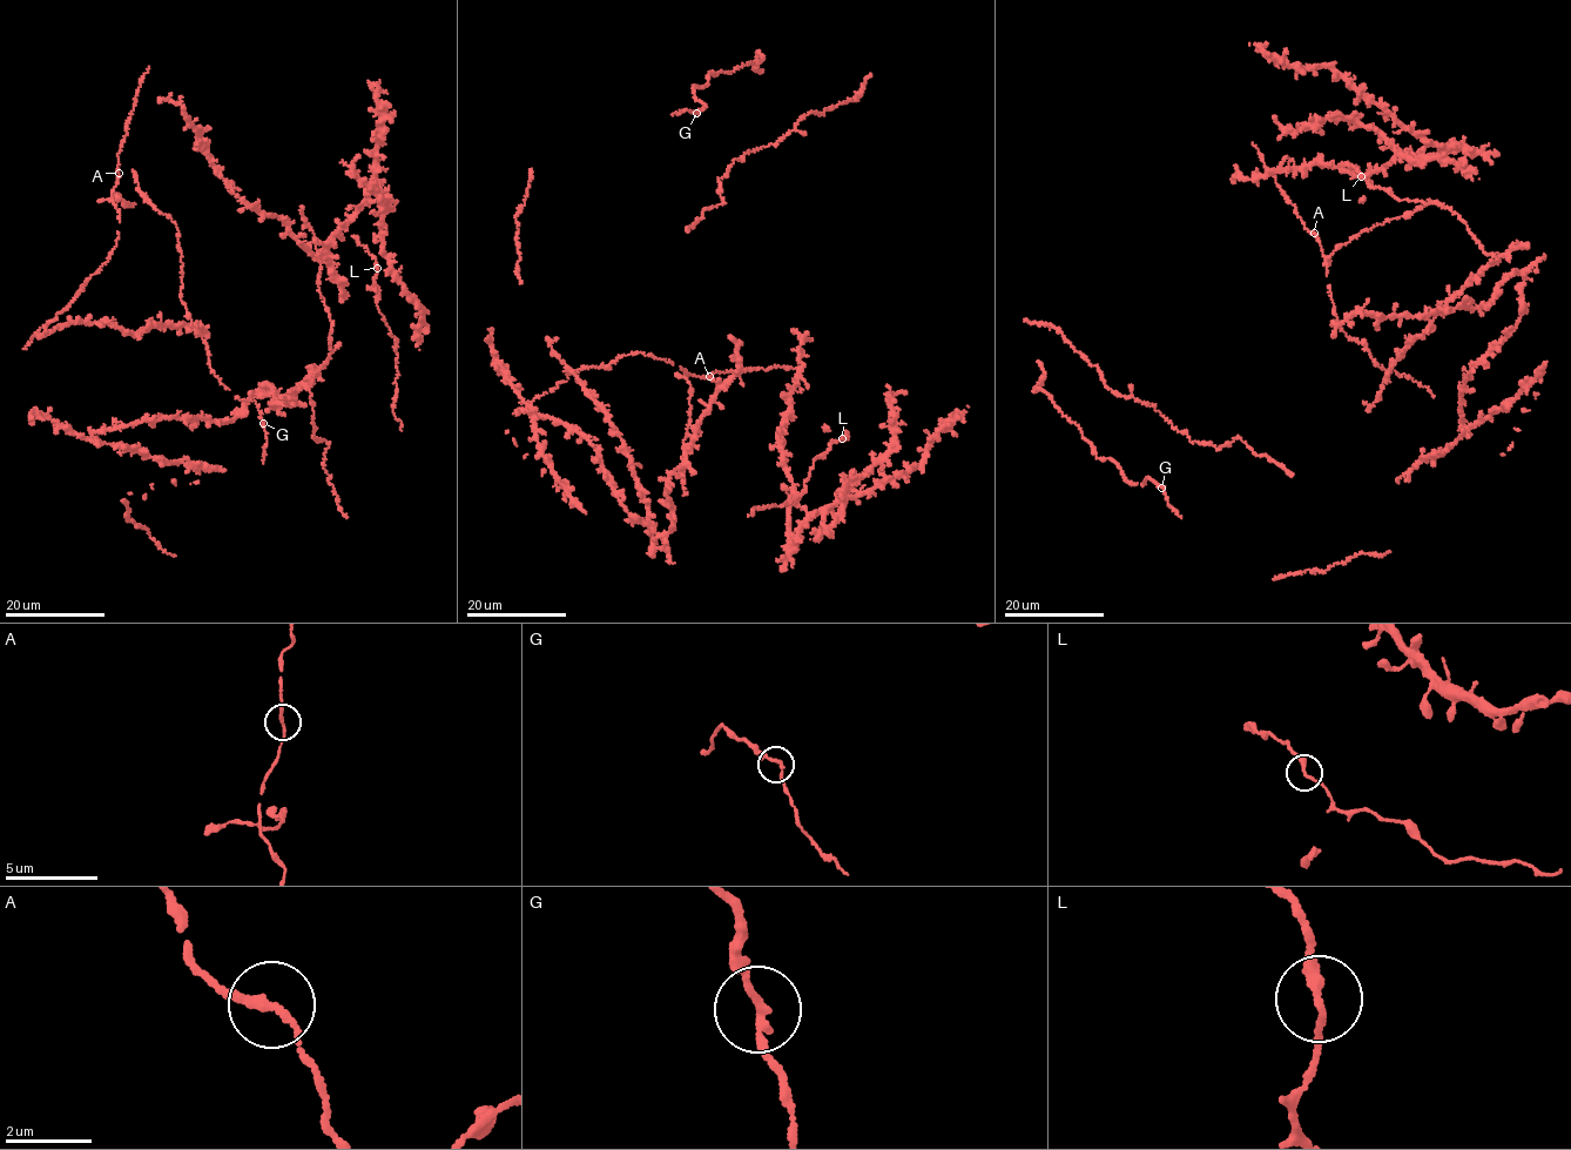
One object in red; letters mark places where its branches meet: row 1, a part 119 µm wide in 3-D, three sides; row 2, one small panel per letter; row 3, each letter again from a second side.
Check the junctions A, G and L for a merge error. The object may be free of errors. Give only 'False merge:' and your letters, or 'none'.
False merge: none

